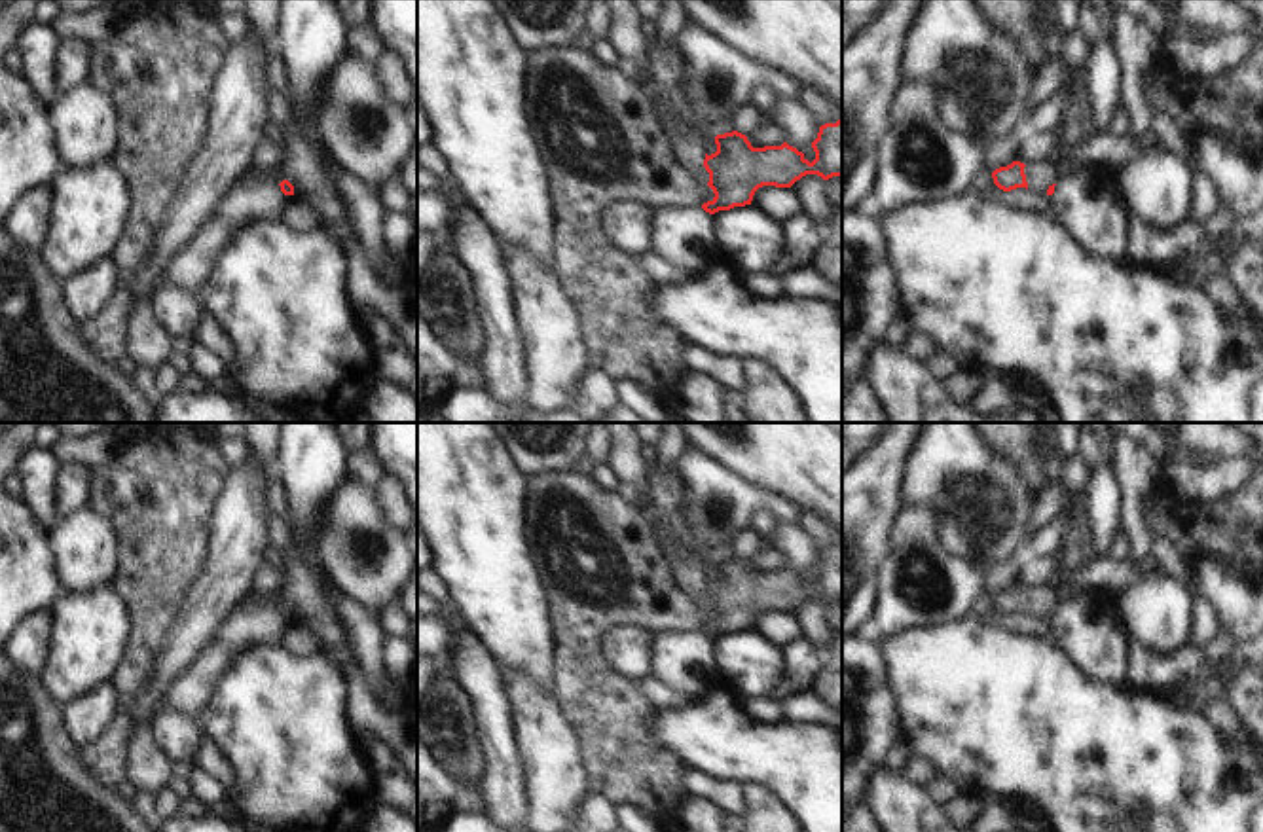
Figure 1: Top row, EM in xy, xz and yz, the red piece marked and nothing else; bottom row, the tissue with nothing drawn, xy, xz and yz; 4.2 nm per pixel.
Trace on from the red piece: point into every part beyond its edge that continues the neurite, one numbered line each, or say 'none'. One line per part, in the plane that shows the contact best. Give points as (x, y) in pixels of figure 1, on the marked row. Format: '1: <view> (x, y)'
1: yz (1040, 177)

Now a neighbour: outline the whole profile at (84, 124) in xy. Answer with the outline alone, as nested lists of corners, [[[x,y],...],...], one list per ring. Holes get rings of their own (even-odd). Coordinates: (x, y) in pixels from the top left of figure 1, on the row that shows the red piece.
[[[83,81],[46,104],[53,146],[66,169],[108,161],[118,148],[118,114],[106,93]]]

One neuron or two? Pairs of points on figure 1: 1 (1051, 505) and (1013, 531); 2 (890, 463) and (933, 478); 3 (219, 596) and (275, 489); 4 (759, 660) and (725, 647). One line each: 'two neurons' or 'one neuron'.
1: two neurons
2: two neurons
3: two neurons
4: one neuron

